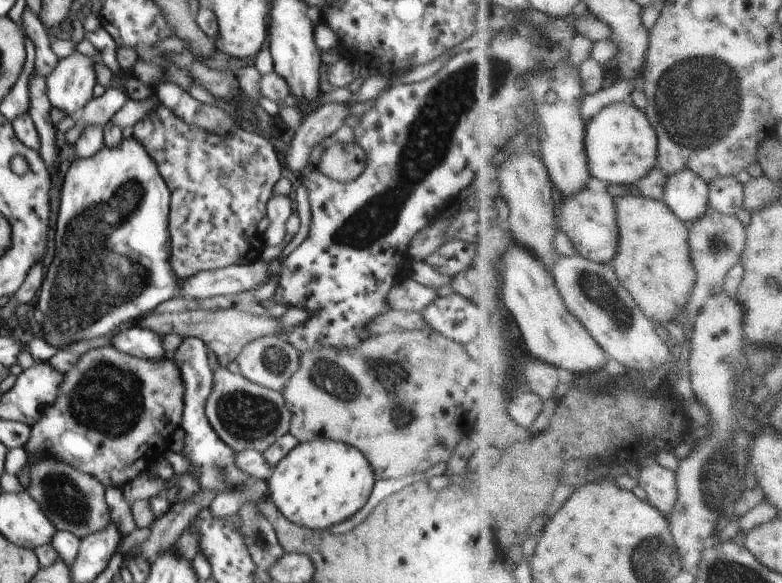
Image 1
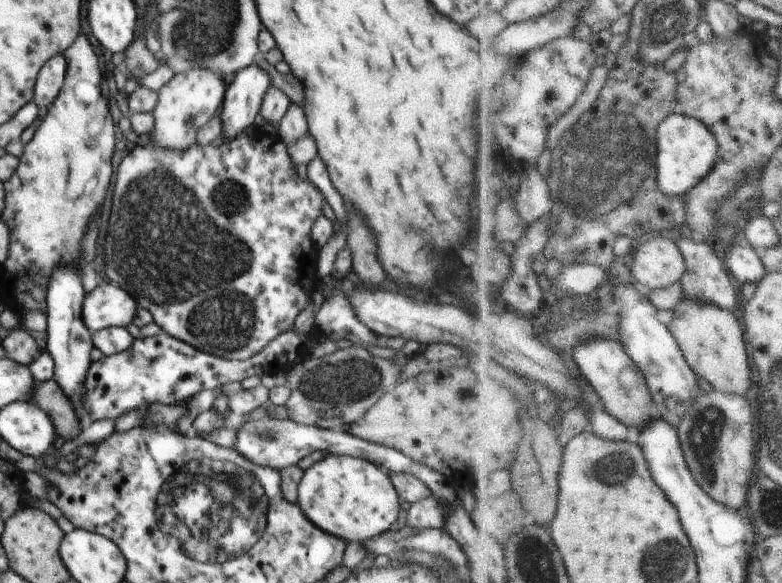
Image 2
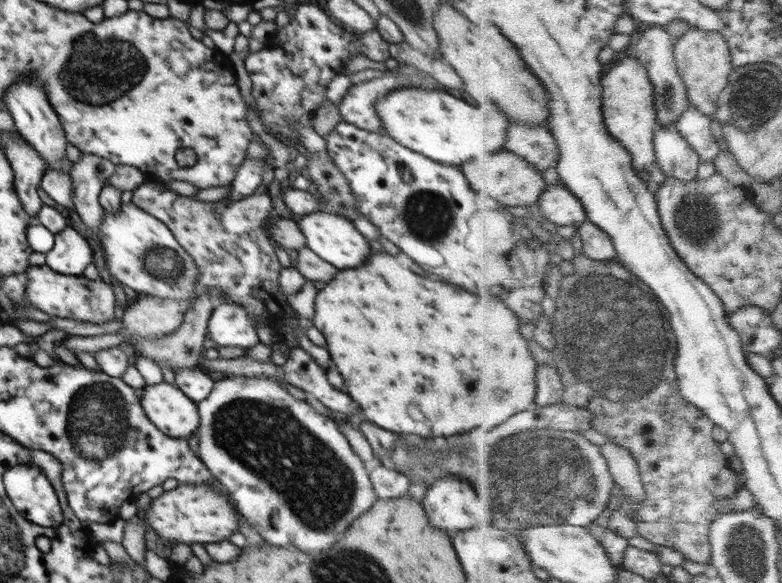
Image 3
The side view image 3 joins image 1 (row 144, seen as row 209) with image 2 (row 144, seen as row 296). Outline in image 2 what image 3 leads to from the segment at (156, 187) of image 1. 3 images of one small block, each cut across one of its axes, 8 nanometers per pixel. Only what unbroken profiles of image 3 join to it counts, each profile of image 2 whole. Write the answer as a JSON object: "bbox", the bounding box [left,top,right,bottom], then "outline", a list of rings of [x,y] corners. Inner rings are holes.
{"bbox":[142,67,228,149],"outline":[[[194,67],[186,72],[176,73],[159,91],[159,99],[152,114],[155,118],[153,131],[142,139],[149,139],[155,145],[171,149],[185,149],[195,143],[197,132],[206,127],[216,116],[223,103],[228,86],[216,71],[208,67]]]}

